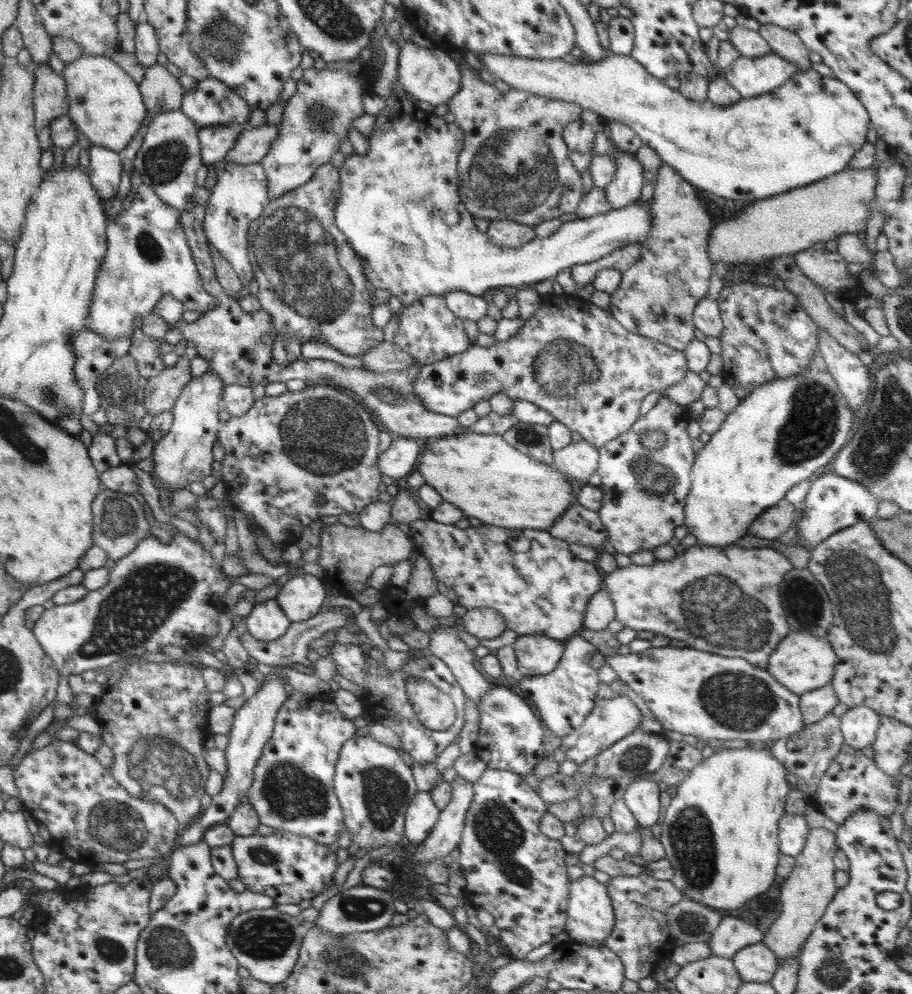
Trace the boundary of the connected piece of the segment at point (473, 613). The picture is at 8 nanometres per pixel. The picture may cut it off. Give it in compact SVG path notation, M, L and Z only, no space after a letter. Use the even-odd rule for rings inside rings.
M488 607L461 610L460 619L466 632L479 640L495 639L507 629L504 617Z

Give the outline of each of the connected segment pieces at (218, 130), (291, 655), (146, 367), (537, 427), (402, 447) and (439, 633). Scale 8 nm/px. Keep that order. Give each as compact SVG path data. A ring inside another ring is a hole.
M229 124L199 127L202 162L206 166L213 166L224 160L226 155L234 148L235 142L247 126Z
M329 610L316 613L312 618L300 622L291 622L286 634L274 642L260 642L260 640L254 639L248 632L240 637L240 642L244 646L247 654L252 658L255 658L258 663L265 664L273 667L288 667L293 666L295 663L311 666L310 660L308 660L308 652L310 645L314 640L322 637L322 635L332 628L340 629L347 625L348 616L350 613L344 614L342 611Z
M134 326L130 340L129 355L136 361L141 376L147 379L160 374L165 367L162 362L164 354L160 351L162 341L144 334L141 328Z
M517 421L515 426L504 432L502 439L538 462L553 464L554 450L549 442L547 426L543 424Z
M394 437L392 444L379 454L378 468L390 478L410 475L418 463L422 442L412 438Z
M438 627L430 635L428 649L434 657L442 660L456 678L465 694L465 699L476 706L480 699L490 691L488 683L474 666L475 654L459 638L457 632L450 627Z

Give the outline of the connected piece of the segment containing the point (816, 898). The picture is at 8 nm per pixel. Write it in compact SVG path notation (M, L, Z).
M823 827L811 828L805 847L795 857L796 866L792 869L790 876L781 881L782 913L776 918L776 922L764 932L761 940L770 947L770 950L773 950L777 960L791 958L791 956L799 958L806 939L811 935L816 923L820 921L839 889L834 885L834 872L837 868L834 866L833 858L836 849L838 849L837 838L830 831Z

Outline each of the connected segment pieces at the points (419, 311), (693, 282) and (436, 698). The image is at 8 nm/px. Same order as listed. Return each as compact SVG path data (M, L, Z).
M427 295L409 306L410 336L406 338L406 351L413 355L420 367L460 354L471 345L463 320L447 308L442 296Z
M665 163L658 169L654 188L654 197L650 204L652 228L646 241L639 243L640 258L621 274L621 283L612 293L610 314L626 329L654 339L674 350L683 351L694 340L695 324L693 312L698 302L708 295L710 275L714 272L713 262L708 254L712 220L706 207L699 200L696 188L684 181L674 168Z
M424 678L409 680L407 698L418 721L430 730L448 730L454 725L456 710L449 694Z

